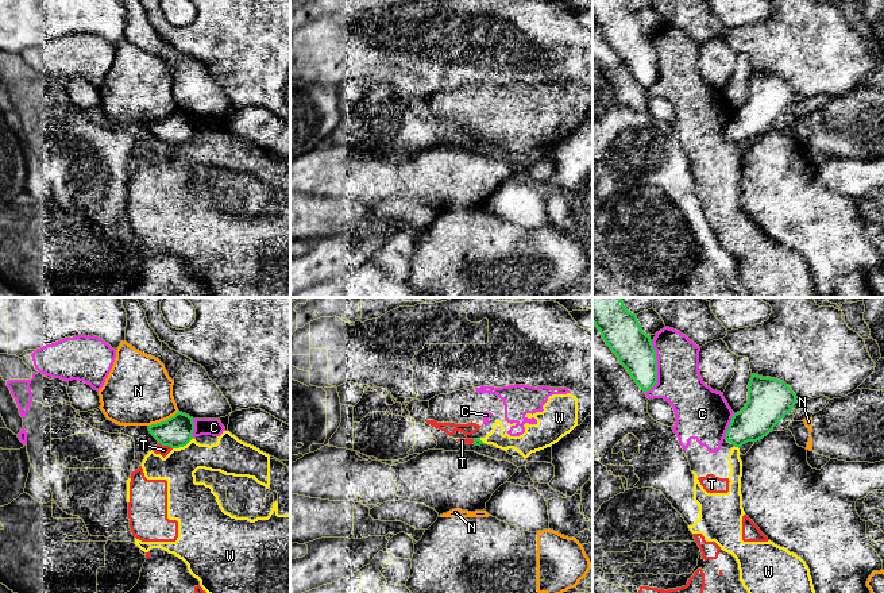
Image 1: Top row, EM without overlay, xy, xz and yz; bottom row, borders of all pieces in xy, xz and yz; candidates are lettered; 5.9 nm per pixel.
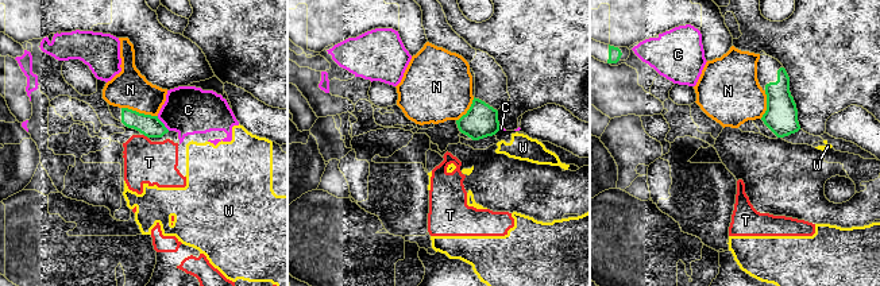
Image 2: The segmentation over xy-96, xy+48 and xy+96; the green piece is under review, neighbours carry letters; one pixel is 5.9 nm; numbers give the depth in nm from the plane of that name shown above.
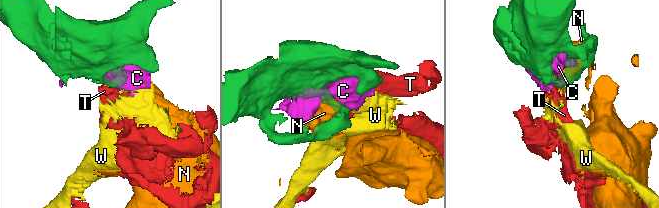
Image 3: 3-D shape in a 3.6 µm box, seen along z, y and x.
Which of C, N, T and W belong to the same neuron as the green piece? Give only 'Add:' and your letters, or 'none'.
Add: none

